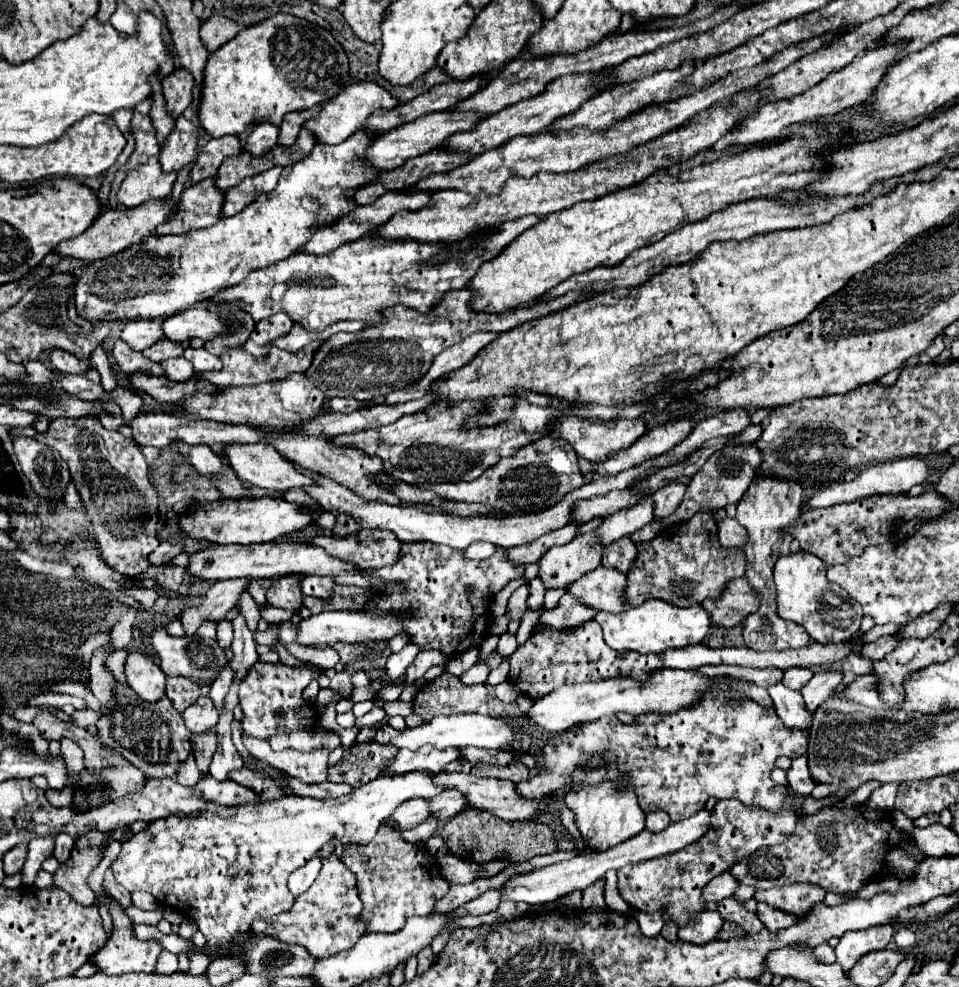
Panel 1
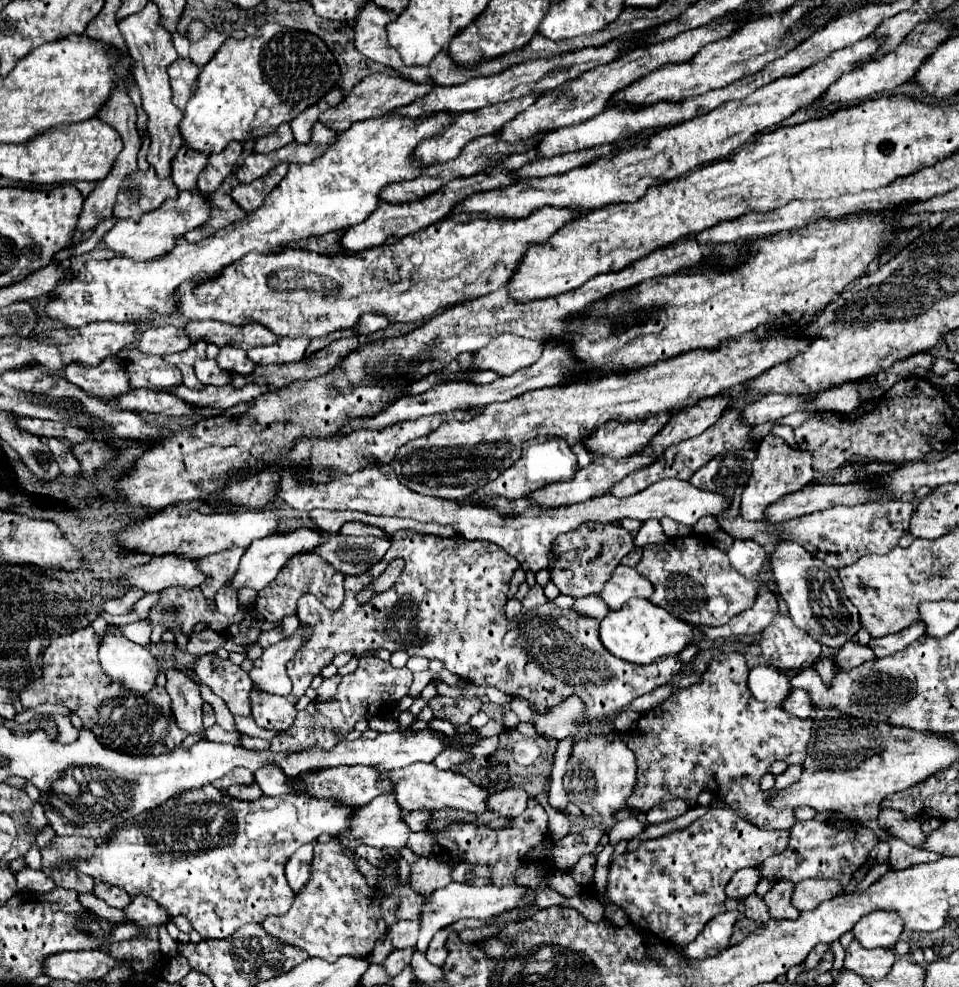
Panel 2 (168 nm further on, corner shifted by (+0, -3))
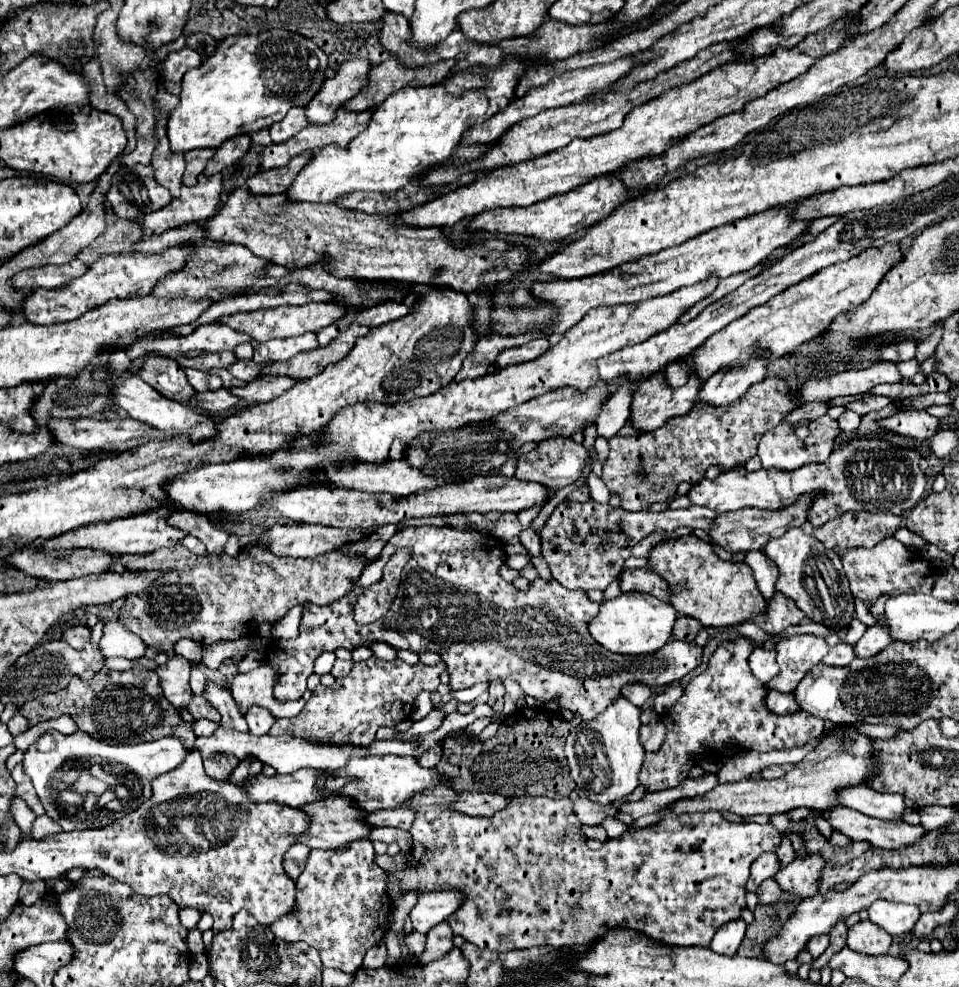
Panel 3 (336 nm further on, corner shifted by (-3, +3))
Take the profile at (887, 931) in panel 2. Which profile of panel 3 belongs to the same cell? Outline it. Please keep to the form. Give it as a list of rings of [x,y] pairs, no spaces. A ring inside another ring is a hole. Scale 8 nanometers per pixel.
[[[877,900],[869,910],[869,920],[879,924],[887,934],[893,938],[901,938],[909,934],[921,916],[917,908],[911,904],[899,904],[899,902],[889,902],[889,900]]]

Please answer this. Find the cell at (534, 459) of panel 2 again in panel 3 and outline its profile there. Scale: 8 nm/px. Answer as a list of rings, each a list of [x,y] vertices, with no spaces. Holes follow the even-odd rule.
[[[563,436],[547,438],[547,440],[541,440],[535,450],[521,454],[517,462],[515,478],[527,480],[527,482],[539,482],[549,486],[551,490],[559,490],[567,484],[573,484],[581,476],[585,460],[587,460],[587,450],[581,444],[575,444],[571,438],[563,438]]]

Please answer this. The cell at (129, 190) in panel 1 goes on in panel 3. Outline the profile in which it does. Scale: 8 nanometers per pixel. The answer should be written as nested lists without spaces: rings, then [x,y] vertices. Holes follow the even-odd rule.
[[[135,166],[123,168],[113,176],[111,190],[107,194],[107,202],[111,210],[121,218],[137,218],[141,212],[159,210],[169,204],[173,198],[167,188],[157,184],[153,166]]]

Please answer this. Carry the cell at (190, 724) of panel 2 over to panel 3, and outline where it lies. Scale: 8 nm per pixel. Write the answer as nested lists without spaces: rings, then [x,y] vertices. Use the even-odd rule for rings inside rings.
[[[173,656],[173,658],[167,660],[167,664],[163,664],[157,670],[157,674],[161,678],[163,696],[177,710],[187,710],[191,700],[193,700],[193,692],[191,692],[191,686],[189,686],[191,662],[181,658],[181,656]]]

